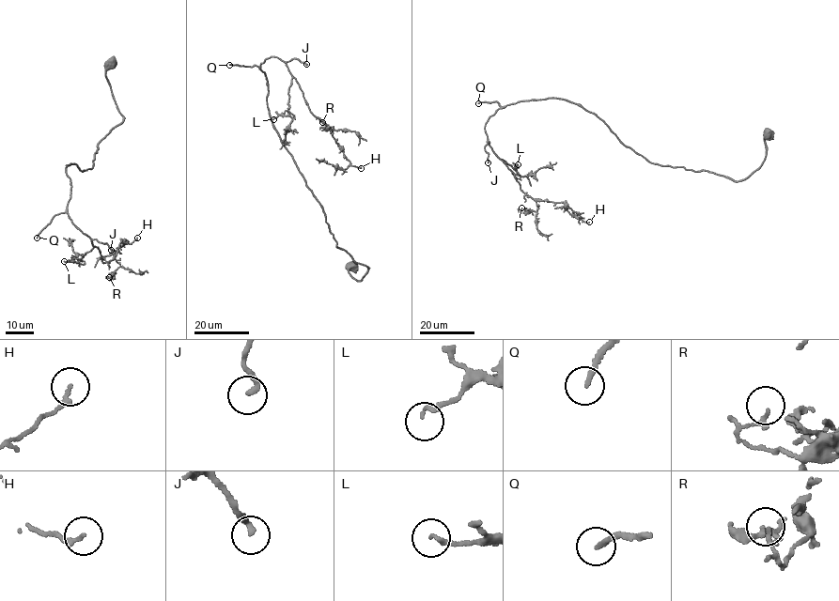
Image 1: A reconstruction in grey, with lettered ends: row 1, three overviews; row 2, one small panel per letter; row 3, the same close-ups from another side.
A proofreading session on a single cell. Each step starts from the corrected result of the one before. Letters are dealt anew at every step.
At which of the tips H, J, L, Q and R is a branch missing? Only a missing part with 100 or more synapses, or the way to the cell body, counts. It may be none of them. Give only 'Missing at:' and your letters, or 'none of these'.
Missing at: J, Q

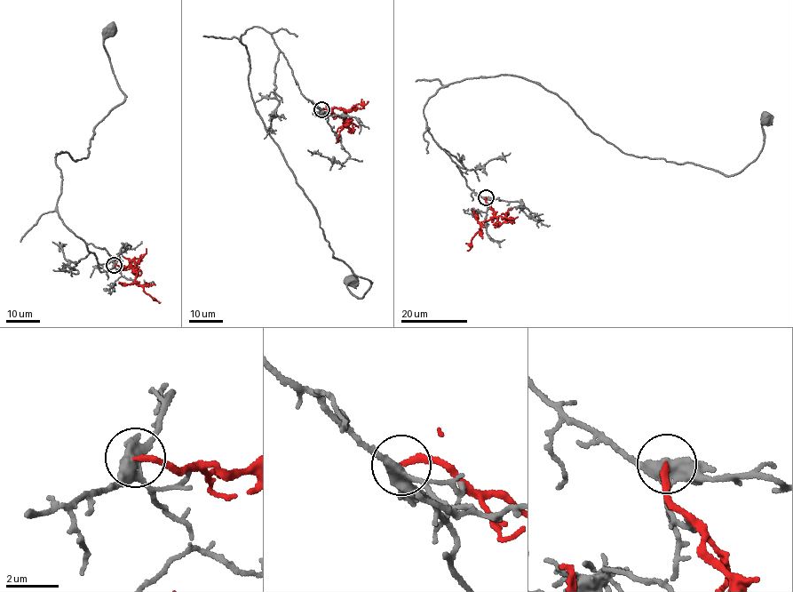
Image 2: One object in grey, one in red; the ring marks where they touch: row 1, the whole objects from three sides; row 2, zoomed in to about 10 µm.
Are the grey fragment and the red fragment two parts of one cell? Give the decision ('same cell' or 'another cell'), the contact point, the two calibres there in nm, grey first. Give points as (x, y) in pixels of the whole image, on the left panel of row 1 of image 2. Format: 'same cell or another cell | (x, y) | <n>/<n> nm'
another cell | (114, 265) | 400/220 nm

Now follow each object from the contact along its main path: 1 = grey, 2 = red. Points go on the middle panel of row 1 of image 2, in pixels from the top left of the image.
1: (321, 109), (272, 36), (247, 29), (256, 111), (333, 257), (370, 281), (363, 297), (347, 288), (352, 280)
2: (321, 109), (325, 108), (340, 116), (346, 112), (344, 109), (368, 101)

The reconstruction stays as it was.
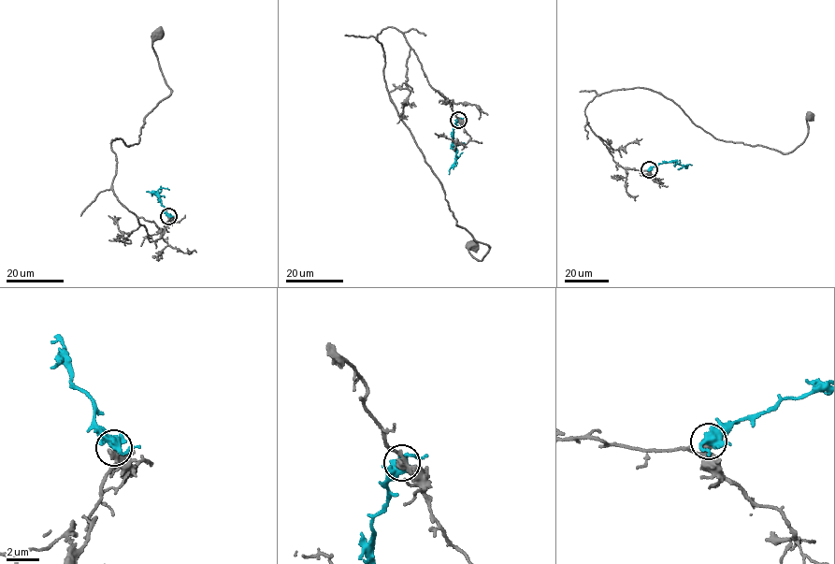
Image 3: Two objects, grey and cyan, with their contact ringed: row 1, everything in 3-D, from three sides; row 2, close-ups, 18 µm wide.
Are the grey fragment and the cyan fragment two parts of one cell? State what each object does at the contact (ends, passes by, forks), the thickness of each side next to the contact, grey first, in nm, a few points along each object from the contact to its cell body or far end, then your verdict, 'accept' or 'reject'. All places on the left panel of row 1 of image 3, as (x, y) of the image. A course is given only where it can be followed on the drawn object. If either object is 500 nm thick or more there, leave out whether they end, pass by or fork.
grey passes by; cyan forks; calibres 320 and 440 nm; course grey (168, 216), (150, 241), (112, 183), (111, 139), (137, 144), (170, 93), (151, 46), (159, 35); course cyan (168, 216), (156, 194), (159, 193), (146, 192); accept

